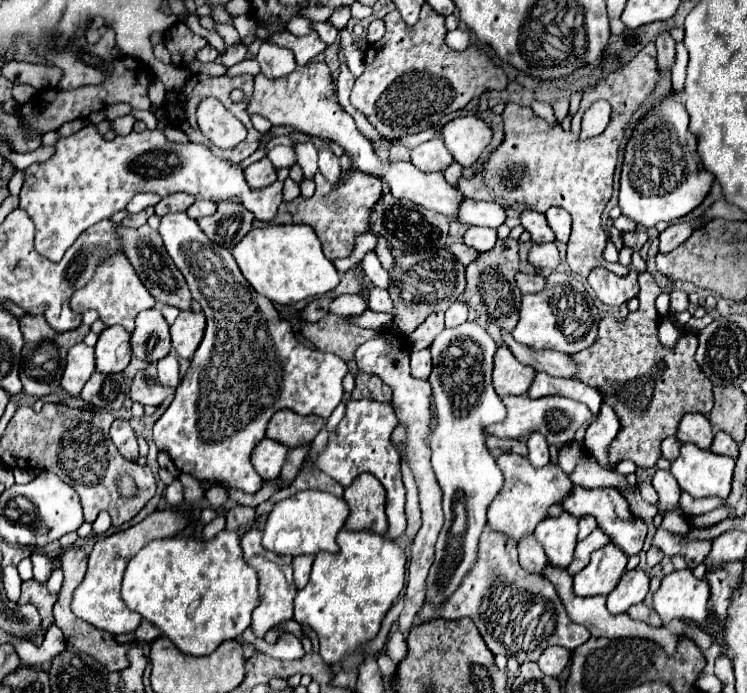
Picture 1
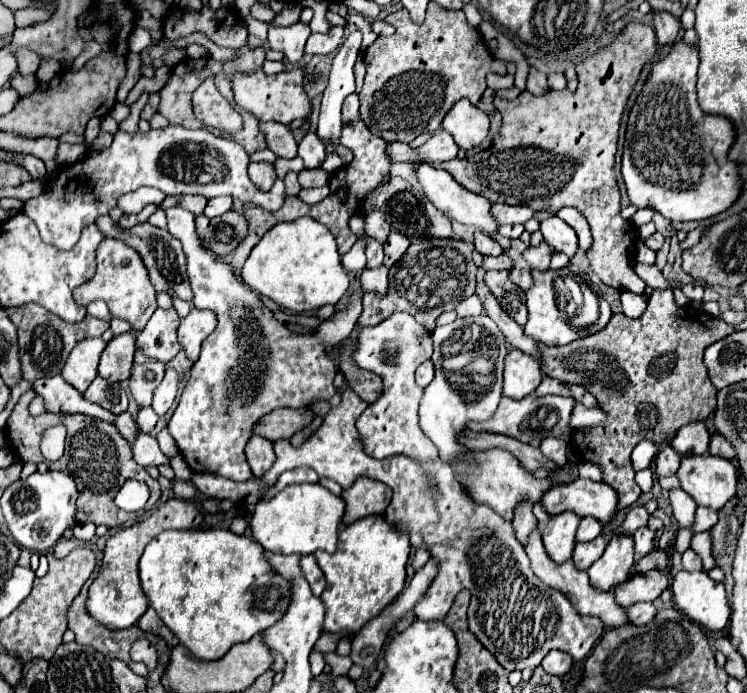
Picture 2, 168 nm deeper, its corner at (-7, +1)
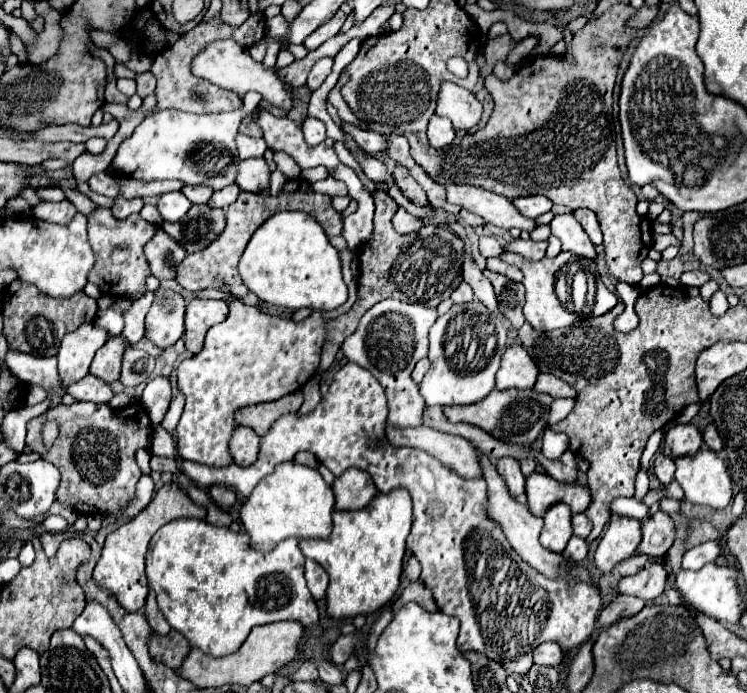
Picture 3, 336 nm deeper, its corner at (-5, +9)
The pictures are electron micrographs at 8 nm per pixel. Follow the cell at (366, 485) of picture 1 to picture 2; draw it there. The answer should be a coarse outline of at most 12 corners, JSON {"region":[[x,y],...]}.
{"region":[[359,477],[341,493],[347,503],[343,525],[383,515],[391,503],[389,485]]}

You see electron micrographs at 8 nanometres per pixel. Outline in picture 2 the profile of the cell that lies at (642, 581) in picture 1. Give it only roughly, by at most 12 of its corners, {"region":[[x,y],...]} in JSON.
{"region":[[663,571],[635,573],[615,589],[627,609],[657,599],[669,581]]}

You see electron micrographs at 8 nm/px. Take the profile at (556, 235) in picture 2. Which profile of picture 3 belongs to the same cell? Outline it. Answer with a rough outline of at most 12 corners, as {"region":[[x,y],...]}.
{"region":[[557,215],[551,233],[563,251],[587,259],[597,257],[595,245],[573,215]]}

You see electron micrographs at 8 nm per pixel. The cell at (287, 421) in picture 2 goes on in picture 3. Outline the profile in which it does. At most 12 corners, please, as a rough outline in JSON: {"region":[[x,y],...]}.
{"region":[[303,393],[235,411],[239,425],[265,435],[275,419],[299,411]]}

